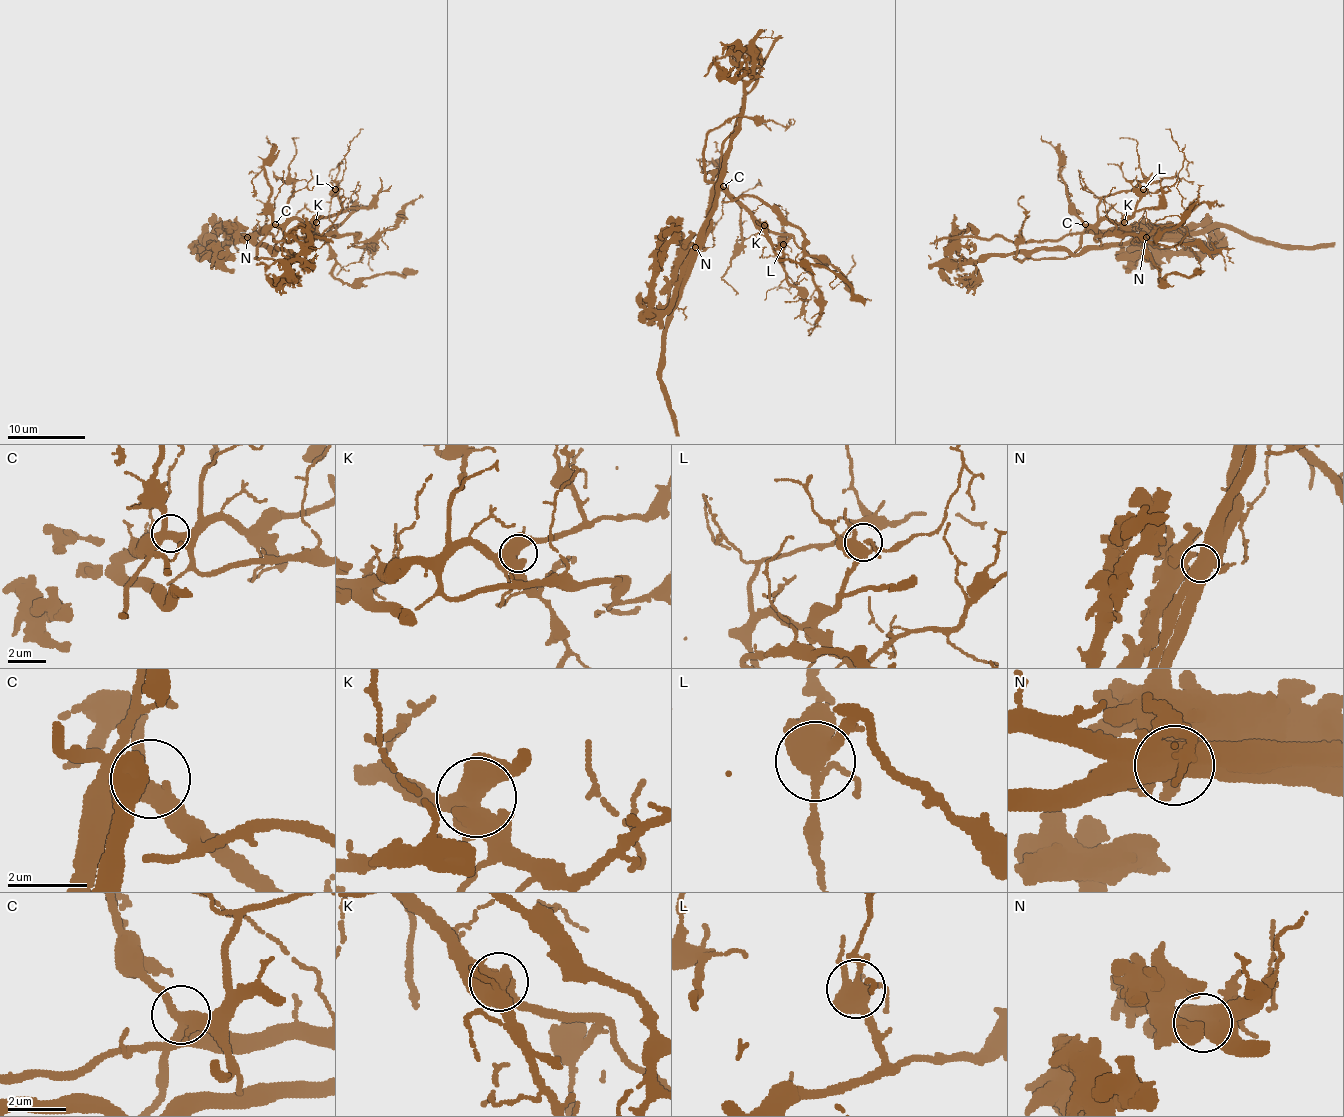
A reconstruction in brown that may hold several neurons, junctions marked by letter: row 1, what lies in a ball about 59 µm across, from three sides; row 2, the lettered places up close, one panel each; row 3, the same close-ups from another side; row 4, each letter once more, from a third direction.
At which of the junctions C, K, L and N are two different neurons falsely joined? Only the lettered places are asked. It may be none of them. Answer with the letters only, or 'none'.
N

